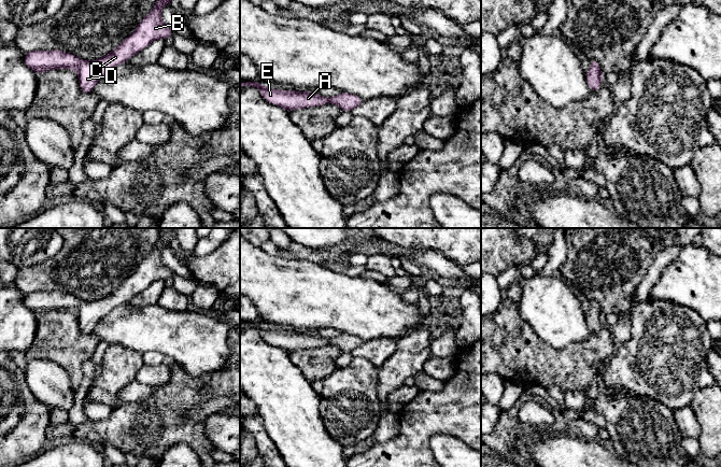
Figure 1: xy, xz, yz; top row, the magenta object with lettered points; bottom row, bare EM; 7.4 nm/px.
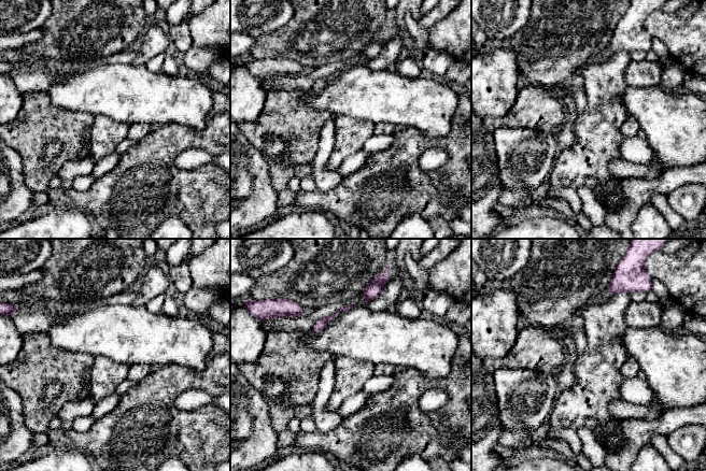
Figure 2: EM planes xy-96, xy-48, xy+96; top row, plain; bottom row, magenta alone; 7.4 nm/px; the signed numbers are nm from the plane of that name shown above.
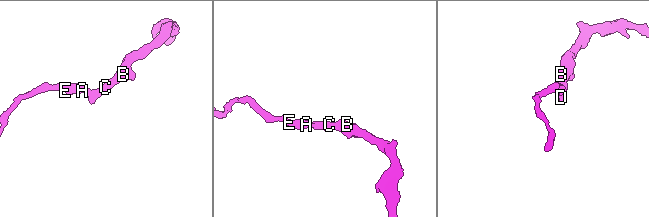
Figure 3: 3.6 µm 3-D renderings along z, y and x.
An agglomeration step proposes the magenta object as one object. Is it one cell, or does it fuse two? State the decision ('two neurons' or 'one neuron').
one neuron

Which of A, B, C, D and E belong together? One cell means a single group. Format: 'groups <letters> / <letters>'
groups A B C D E

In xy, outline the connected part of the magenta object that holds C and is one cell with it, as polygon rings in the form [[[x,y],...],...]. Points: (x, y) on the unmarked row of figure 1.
[[[173,230],[160,234],[153,251],[142,260],[136,271],[117,288],[98,301],[84,302],[73,295],[59,291],[36,291],[25,294],[24,305],[37,316],[53,310],[73,310],[77,314],[81,331],[90,335],[96,324],[111,310],[128,302],[131,297],[144,291],[153,282],[166,281],[174,275],[161,260],[161,250],[170,245],[174,238]]]

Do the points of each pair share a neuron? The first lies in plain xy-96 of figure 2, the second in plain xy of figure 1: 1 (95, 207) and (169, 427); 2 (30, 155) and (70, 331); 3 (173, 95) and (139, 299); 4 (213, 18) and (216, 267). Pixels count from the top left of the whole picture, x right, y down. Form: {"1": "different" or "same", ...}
{"1": "same", "2": "same", "3": "different", "4": "same"}

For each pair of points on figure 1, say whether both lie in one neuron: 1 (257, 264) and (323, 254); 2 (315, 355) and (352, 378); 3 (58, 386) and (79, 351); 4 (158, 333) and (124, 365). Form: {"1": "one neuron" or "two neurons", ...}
{"1": "two neurons", "2": "two neurons", "3": "two neurons", "4": "two neurons"}

